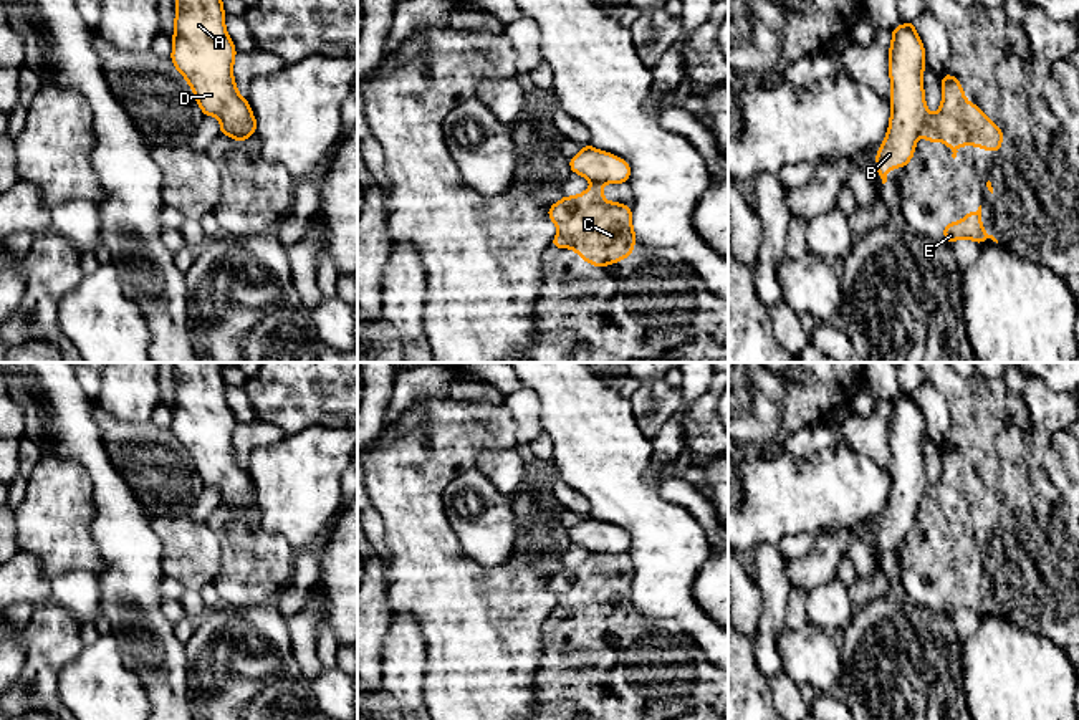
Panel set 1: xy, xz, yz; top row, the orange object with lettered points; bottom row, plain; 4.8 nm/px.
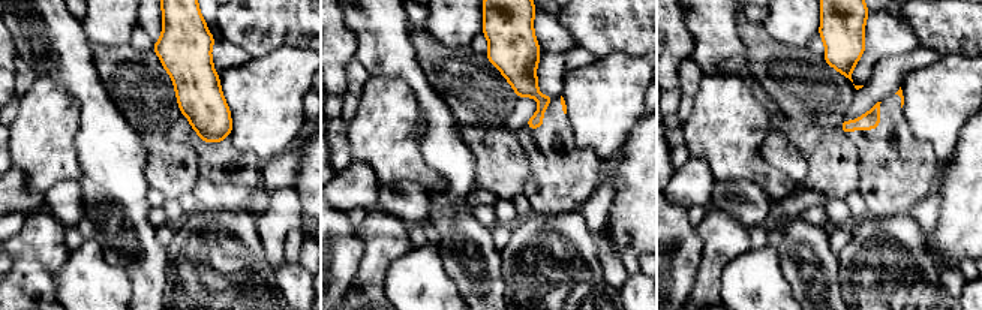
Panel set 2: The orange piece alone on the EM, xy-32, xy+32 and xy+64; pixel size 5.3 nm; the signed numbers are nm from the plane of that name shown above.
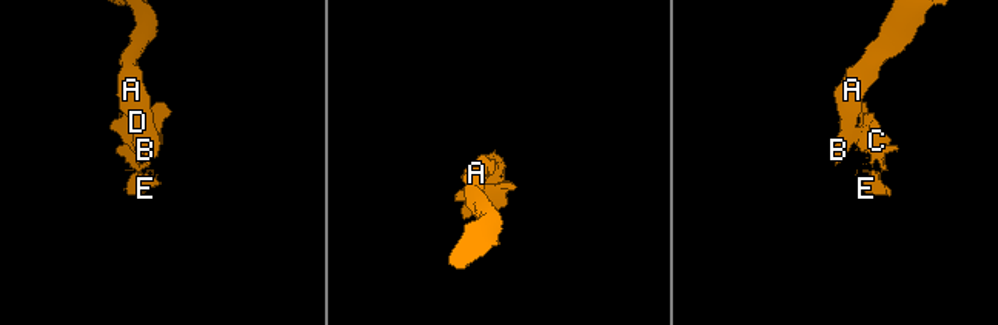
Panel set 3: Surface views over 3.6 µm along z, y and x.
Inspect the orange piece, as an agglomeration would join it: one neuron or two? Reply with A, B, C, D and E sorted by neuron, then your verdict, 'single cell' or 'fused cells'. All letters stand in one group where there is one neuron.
A B D / C E; fused cells

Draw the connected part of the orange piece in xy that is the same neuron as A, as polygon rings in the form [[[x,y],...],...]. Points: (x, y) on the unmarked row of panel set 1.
[[[175,362],[170,432],[187,450],[204,487],[217,487],[220,505],[248,508],[252,478],[237,462],[237,420],[225,401],[222,362]]]

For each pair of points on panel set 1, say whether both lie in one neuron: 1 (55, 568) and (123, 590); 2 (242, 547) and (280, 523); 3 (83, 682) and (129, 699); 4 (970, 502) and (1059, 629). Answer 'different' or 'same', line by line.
1: different
2: different
3: same
4: same

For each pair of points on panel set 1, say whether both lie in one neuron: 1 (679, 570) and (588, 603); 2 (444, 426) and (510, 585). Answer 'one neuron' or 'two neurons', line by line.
1: two neurons
2: one neuron

